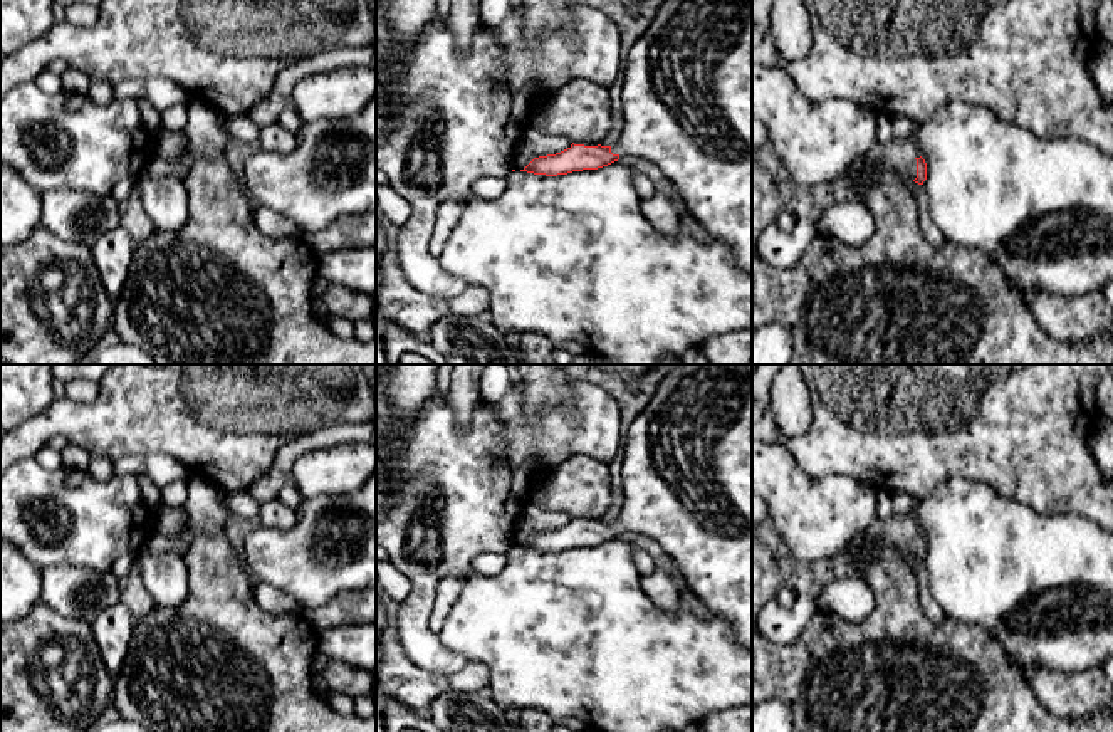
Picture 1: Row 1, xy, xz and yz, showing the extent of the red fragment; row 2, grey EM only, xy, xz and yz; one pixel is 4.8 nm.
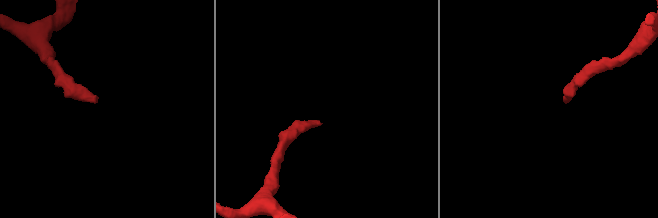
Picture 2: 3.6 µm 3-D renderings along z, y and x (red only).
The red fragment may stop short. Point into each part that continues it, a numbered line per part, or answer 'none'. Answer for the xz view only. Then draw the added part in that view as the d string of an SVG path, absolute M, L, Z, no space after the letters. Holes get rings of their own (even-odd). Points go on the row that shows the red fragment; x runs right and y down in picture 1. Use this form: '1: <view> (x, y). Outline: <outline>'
1: xz (687, 83). Outline: M665 0L648 30L630 47L623 64L623 131L613 154L633 154L661 168L693 218L724 242L735 267L752 272L752 0Z

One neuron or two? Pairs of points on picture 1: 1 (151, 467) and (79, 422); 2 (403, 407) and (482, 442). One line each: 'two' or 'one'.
1: two
2: two

